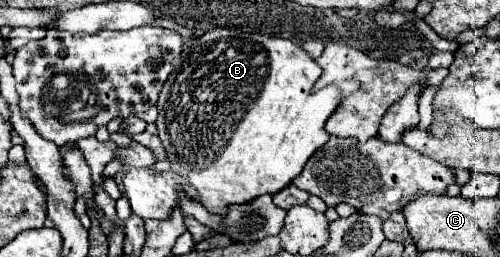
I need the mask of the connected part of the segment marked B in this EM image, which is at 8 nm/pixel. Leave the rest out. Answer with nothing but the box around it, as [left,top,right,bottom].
[122,29,342,219]

